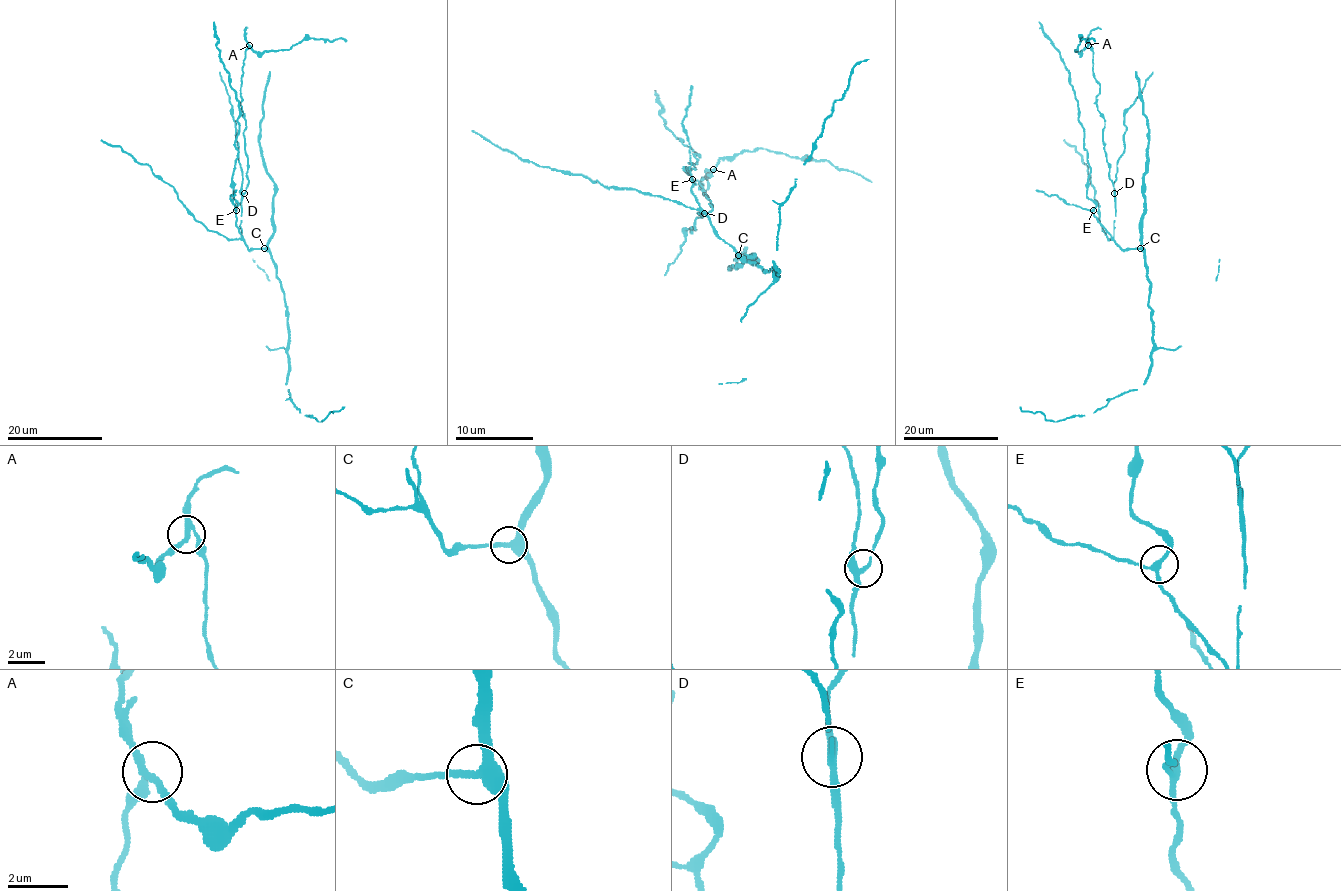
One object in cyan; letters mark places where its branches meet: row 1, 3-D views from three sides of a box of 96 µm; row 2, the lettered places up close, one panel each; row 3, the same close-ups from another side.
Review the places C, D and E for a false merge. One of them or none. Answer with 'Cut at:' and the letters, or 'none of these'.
Cut at: D

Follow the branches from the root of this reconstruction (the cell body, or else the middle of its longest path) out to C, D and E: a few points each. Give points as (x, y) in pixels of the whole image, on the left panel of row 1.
C: (248, 247), (265, 248)
D: (248, 247), (242, 239), (240, 225), (243, 193)
E: (248, 247), (236, 226), (236, 210)

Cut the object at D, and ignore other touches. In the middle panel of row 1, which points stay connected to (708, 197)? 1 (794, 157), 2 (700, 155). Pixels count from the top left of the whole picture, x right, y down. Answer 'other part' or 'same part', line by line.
1: same part
2: other part

